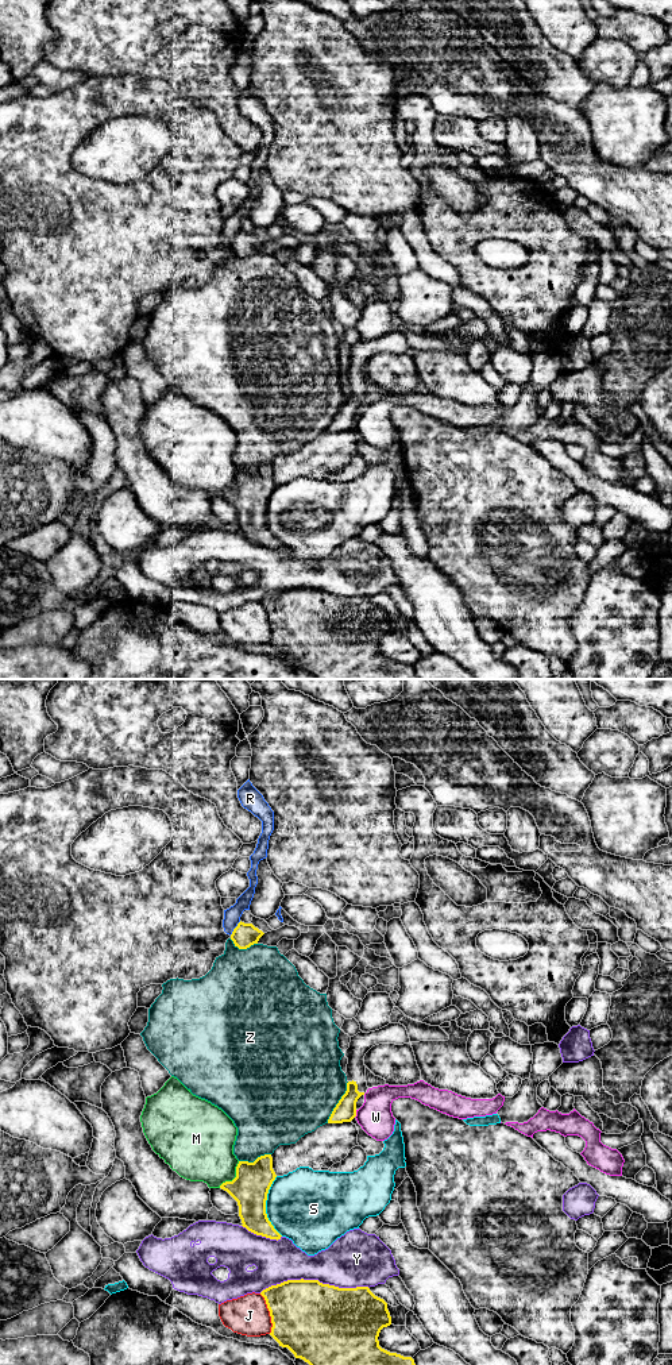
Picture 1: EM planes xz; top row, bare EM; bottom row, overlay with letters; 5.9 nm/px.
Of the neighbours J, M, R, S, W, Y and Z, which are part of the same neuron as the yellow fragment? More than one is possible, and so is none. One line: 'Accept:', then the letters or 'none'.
Accept: none

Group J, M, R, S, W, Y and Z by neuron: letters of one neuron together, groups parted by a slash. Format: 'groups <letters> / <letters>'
groups J / M / R Z / S / W / Y

